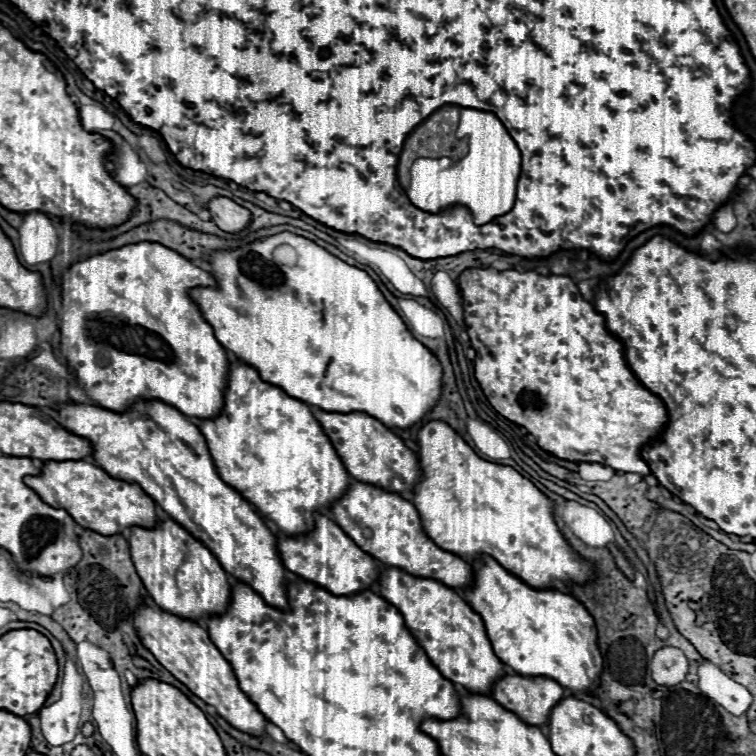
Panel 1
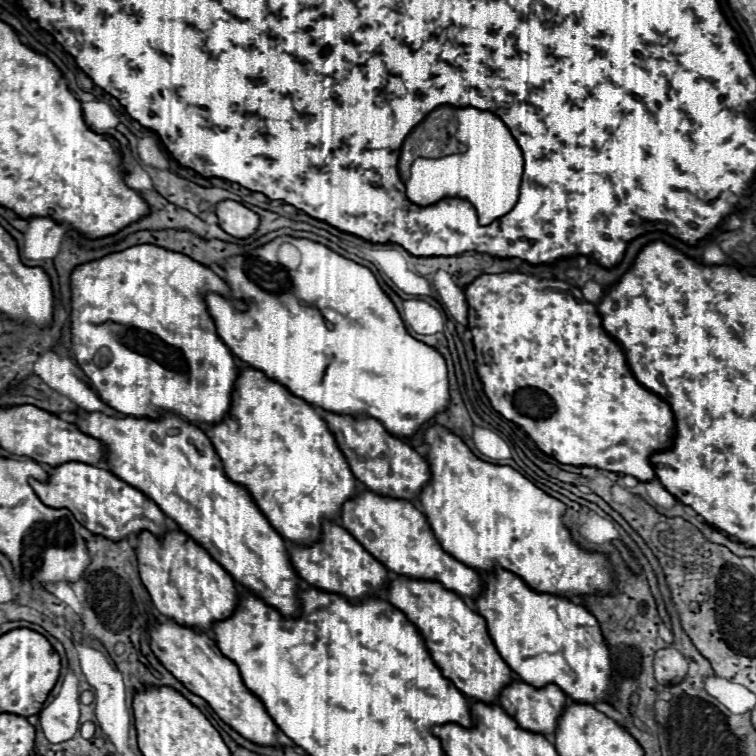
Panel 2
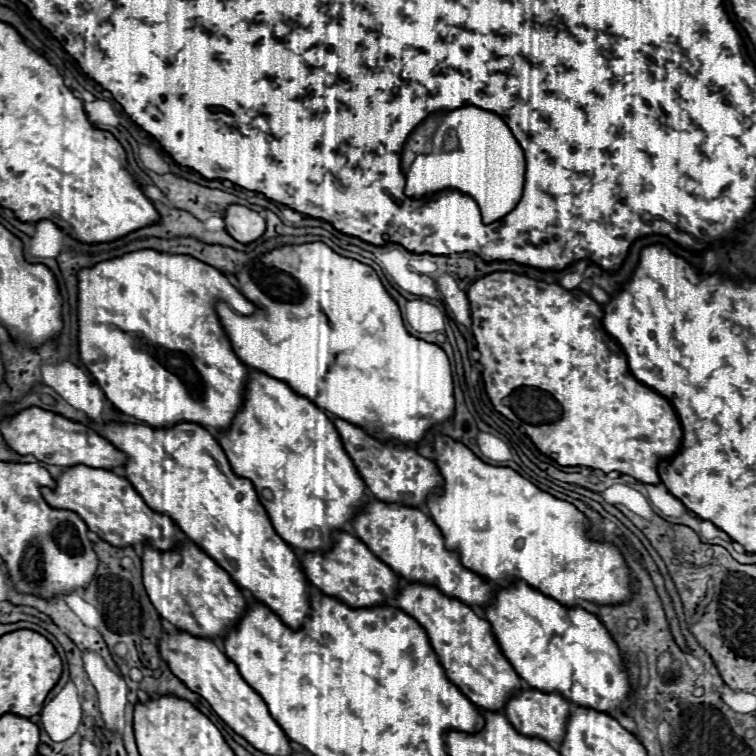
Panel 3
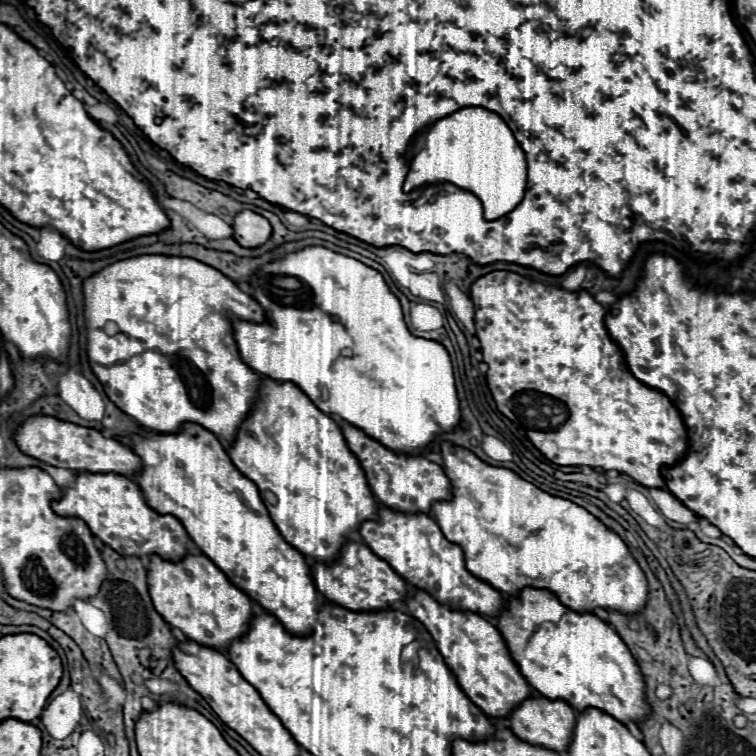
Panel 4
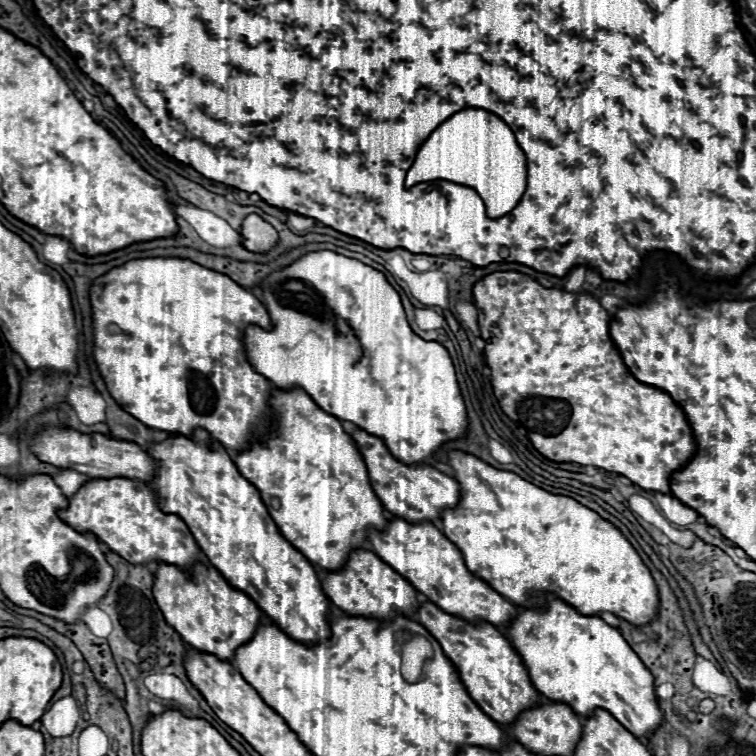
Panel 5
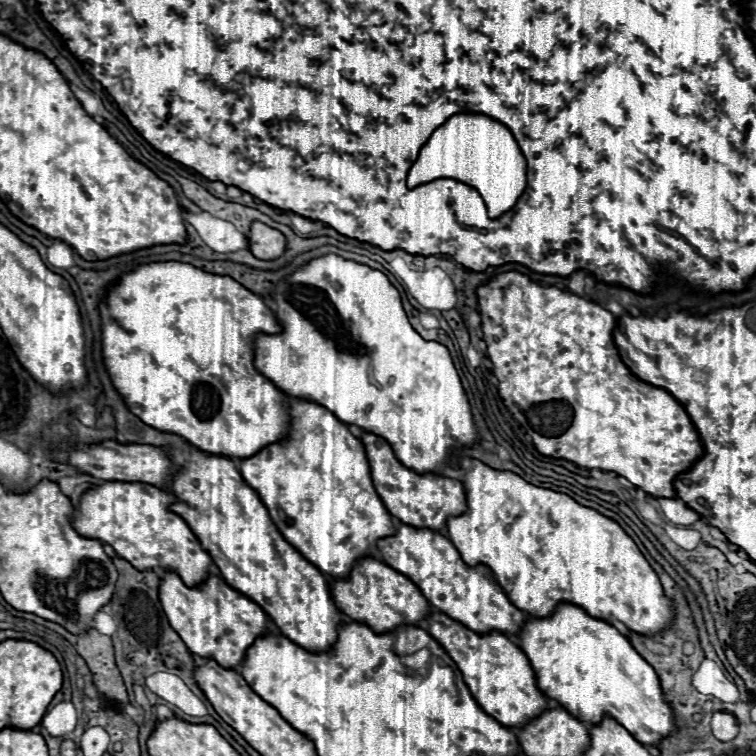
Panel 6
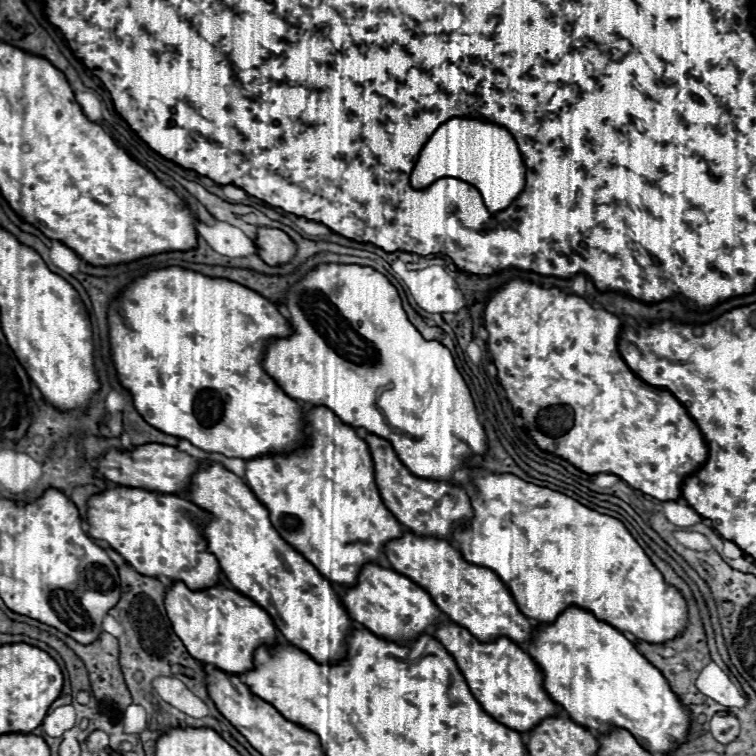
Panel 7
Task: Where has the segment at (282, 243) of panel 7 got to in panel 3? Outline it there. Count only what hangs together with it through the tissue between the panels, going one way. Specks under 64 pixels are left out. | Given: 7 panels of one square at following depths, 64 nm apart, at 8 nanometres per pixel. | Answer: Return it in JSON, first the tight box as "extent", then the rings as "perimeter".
{"extent":[226,206,266,244],"perimeter":[[[230,206],[226,210],[226,232],[242,244],[256,242],[266,232],[266,220],[244,206]]]}

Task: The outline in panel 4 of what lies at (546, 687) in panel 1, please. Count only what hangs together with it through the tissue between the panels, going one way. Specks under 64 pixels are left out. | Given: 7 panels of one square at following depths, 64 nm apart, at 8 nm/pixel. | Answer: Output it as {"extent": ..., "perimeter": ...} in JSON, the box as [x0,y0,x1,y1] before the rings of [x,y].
{"extent":[508,698,576,754],"perimeter":[[[528,698],[524,700],[514,712],[508,716],[510,730],[524,742],[532,746],[540,746],[558,754],[564,754],[566,748],[570,746],[572,734],[574,734],[574,724],[576,724],[576,714],[572,706],[568,706],[562,700],[550,700],[550,698]]]}

